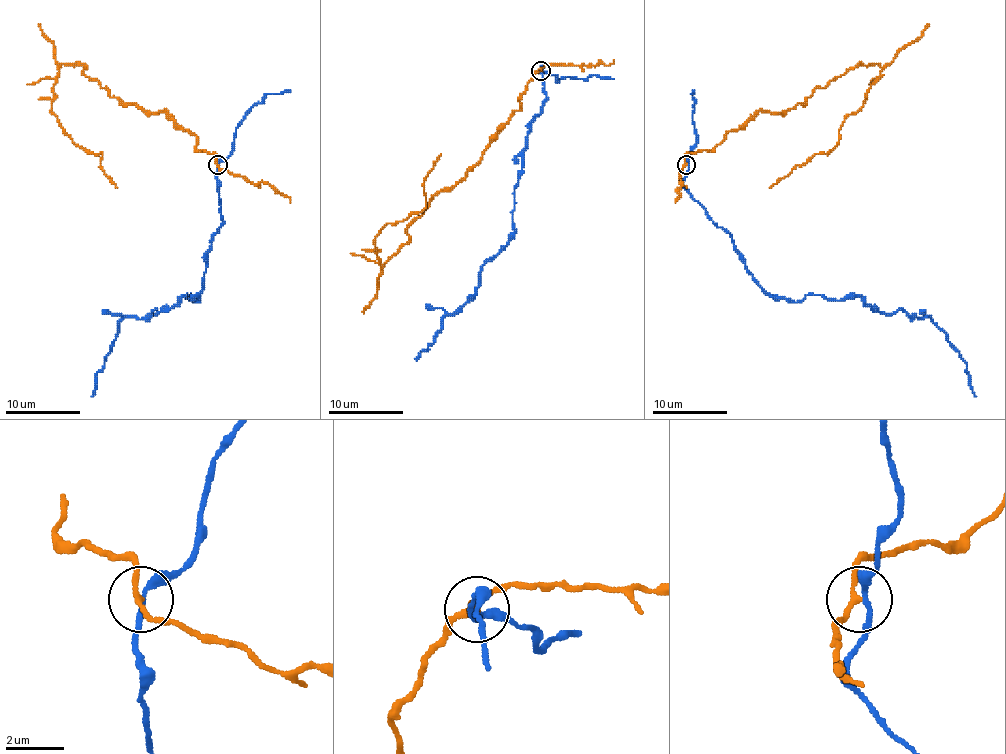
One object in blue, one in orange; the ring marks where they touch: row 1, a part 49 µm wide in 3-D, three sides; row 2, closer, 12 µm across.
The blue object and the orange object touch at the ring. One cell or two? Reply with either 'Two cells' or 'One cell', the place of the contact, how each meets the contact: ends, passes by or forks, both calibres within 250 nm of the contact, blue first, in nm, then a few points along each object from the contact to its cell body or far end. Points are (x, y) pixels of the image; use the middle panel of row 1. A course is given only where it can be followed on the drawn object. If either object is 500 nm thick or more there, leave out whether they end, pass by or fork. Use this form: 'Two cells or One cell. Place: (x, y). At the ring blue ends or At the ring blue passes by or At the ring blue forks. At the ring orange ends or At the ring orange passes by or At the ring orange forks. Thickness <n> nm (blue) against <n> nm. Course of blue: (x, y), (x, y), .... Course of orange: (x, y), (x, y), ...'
Two cells. Place: (541, 70). At the ring blue passes by. At the ring orange passes by. Thickness 200 nm (blue) against 180 nm. Course of blue: (540, 71), (546, 99), (521, 152), (514, 236), (482, 266), (478, 287), (414, 358). Course of orange: (540, 71), (482, 157), (452, 189), (435, 193), (382, 266), (375, 240), (426, 206), (424, 178), (441, 154)

